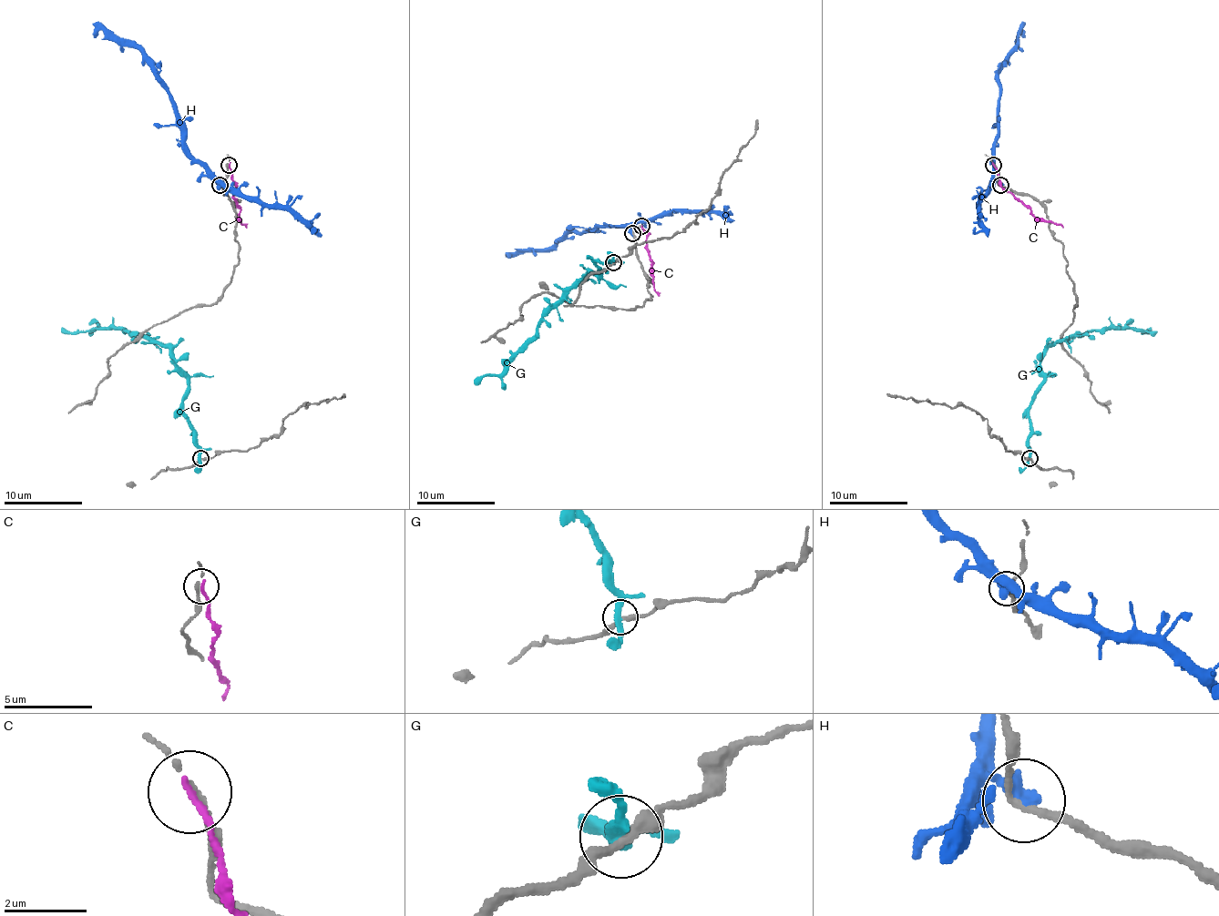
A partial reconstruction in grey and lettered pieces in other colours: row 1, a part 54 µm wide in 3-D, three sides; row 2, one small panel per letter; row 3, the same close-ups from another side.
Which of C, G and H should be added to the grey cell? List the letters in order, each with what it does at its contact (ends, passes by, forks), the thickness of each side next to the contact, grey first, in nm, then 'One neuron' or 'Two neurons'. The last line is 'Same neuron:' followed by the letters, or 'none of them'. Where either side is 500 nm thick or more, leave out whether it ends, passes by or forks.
C: It ends there. Thickness 160 nm (grey) against 160 nm. Two neurons
G: It passes by. Thickness 280 nm (grey) against 320 nm. Two neurons
H: It ends there. Thickness 160 nm (grey) against 400 nm. Two neurons
Same neuron: none of them

